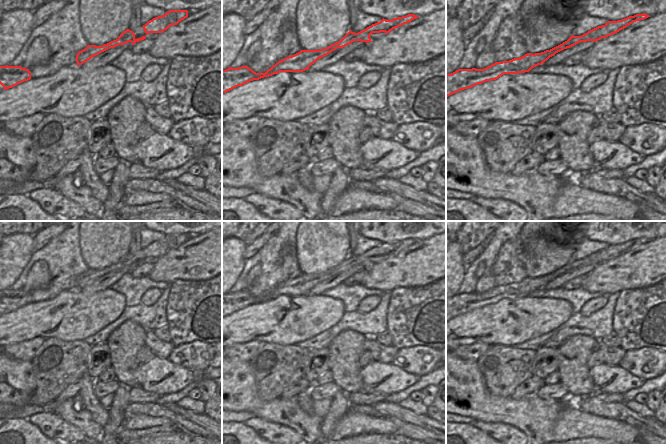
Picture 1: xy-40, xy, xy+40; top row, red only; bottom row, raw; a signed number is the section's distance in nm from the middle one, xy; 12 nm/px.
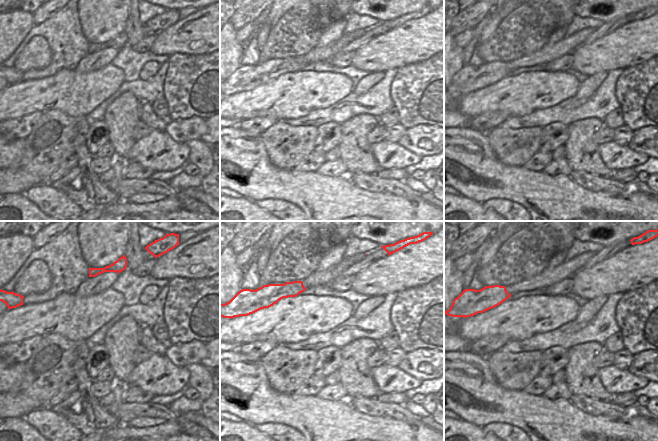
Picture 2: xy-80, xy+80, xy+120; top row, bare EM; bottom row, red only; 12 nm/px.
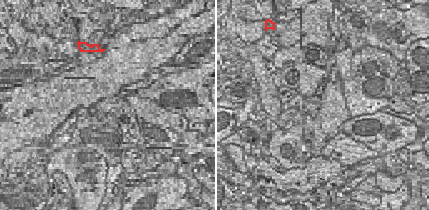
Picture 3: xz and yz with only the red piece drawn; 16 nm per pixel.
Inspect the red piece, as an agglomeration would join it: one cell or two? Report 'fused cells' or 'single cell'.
single cell

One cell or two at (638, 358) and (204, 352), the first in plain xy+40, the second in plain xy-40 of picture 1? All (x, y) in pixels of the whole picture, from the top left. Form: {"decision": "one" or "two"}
{"decision": "one"}

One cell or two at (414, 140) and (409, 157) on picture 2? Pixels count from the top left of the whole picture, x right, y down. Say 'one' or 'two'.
two

